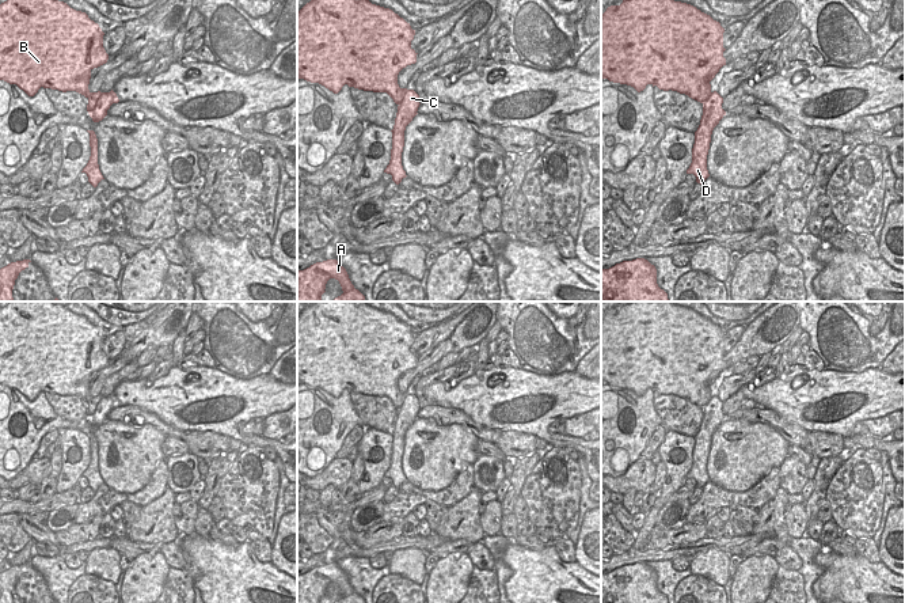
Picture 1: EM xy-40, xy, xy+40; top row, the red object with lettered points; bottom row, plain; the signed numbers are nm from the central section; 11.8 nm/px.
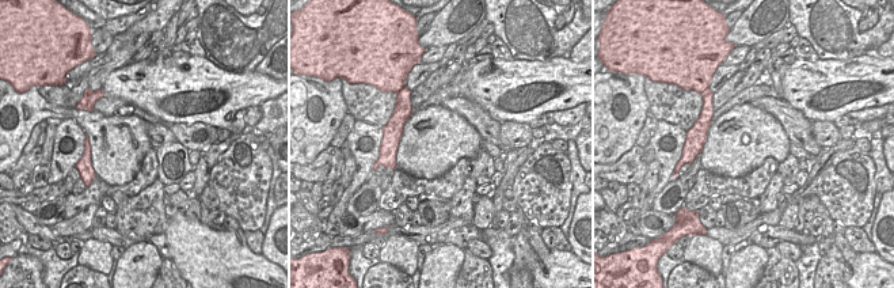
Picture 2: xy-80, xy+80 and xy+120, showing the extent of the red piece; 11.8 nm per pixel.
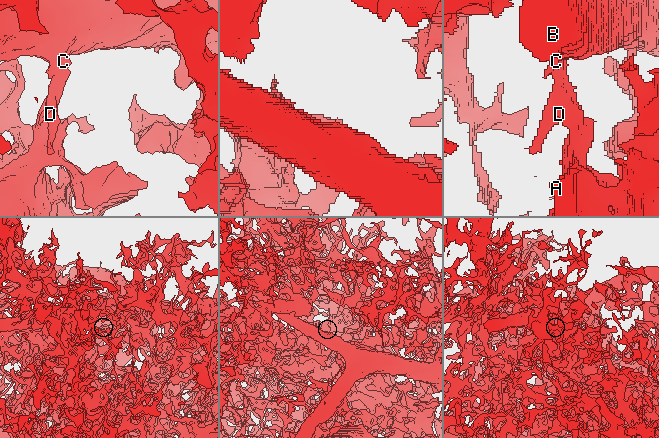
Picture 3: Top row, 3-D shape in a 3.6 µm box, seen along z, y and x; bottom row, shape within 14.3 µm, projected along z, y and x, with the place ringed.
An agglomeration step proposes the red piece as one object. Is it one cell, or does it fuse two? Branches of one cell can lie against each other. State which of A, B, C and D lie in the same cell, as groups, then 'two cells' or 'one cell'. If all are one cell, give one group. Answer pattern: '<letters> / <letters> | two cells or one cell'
A C D / B | two cells

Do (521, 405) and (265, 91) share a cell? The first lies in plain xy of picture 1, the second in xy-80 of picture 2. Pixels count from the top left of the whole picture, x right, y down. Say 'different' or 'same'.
same

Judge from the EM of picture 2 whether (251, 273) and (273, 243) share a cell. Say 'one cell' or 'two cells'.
two cells

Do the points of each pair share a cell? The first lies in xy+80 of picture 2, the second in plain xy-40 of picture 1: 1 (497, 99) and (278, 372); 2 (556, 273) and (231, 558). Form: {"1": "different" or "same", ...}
{"1": "different", "2": "same"}

